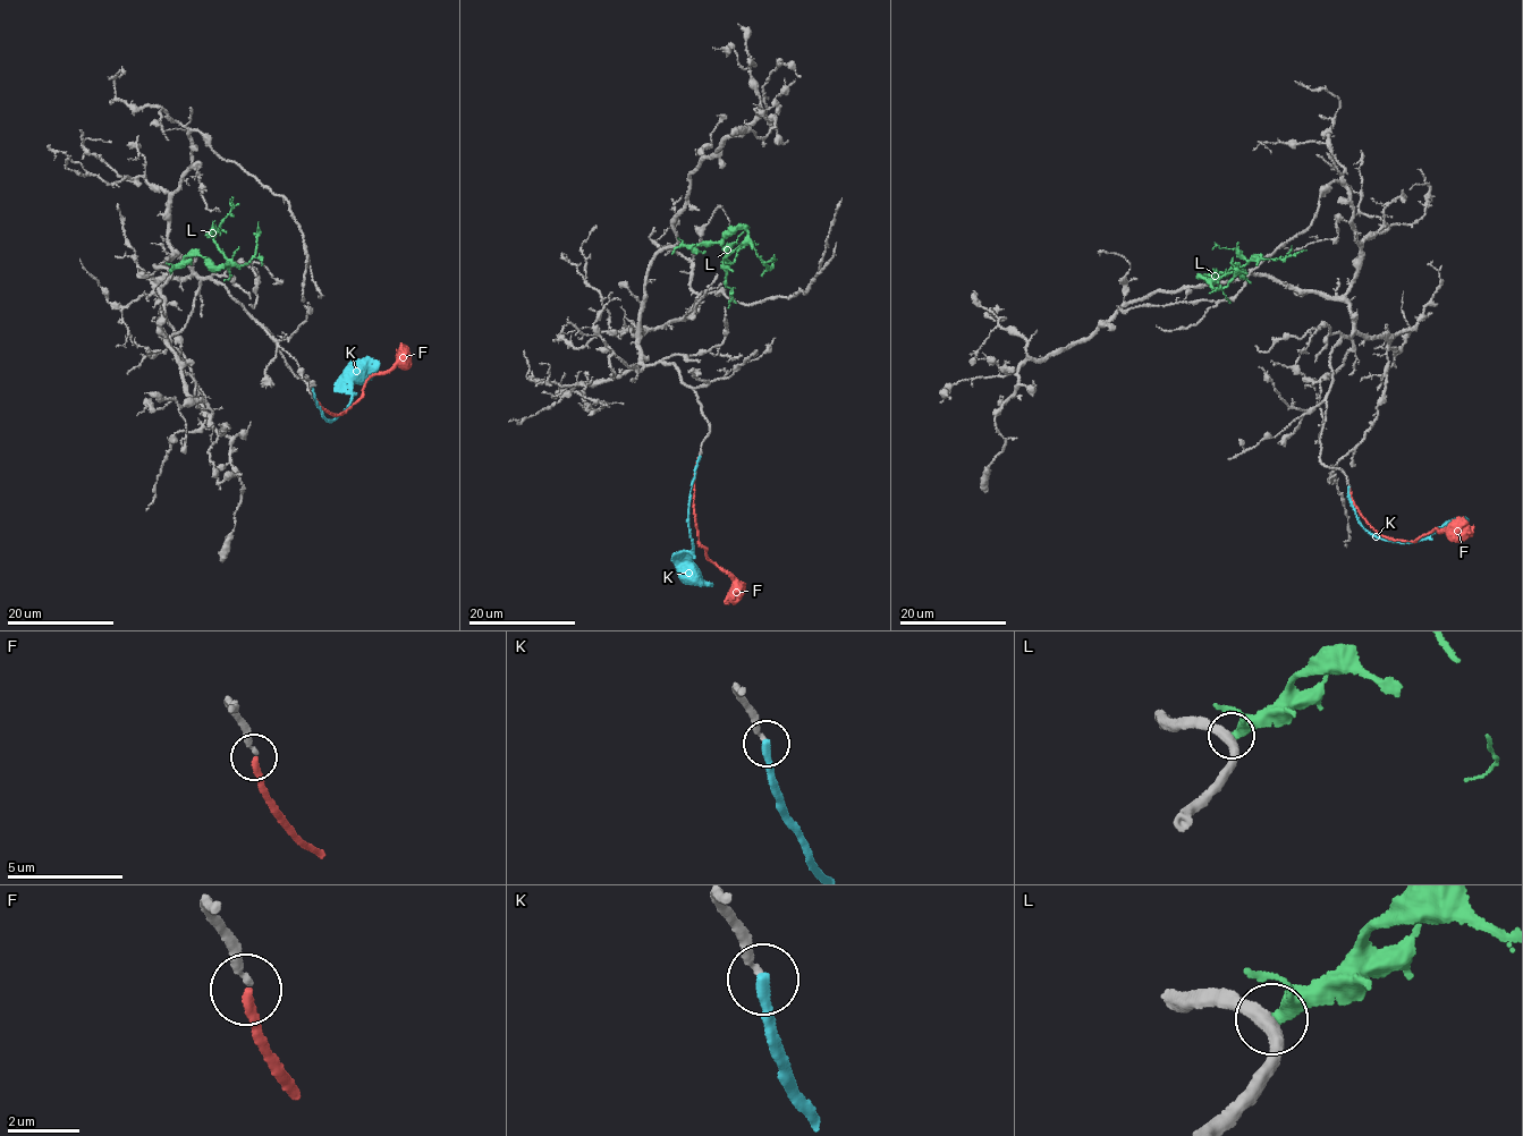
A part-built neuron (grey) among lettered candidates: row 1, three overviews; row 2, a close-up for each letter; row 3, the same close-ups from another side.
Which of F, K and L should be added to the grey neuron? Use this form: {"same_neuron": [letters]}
{"same_neuron": ["F"]}

